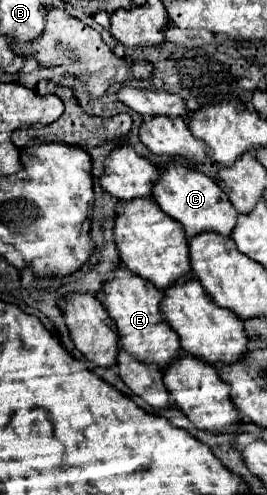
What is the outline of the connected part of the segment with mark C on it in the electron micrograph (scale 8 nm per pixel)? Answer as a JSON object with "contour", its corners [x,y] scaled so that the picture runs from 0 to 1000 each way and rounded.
{"contour":[[[637,329],[599,341],[599,362],[569,382],[569,402],[622,426],[644,442],[682,451],[697,475],[734,475],[749,467],[816,467],[824,475],[861,475],[884,459],[884,426],[846,402],[846,390],[809,374],[801,362],[772,358],[742,341],[682,329]]]}

